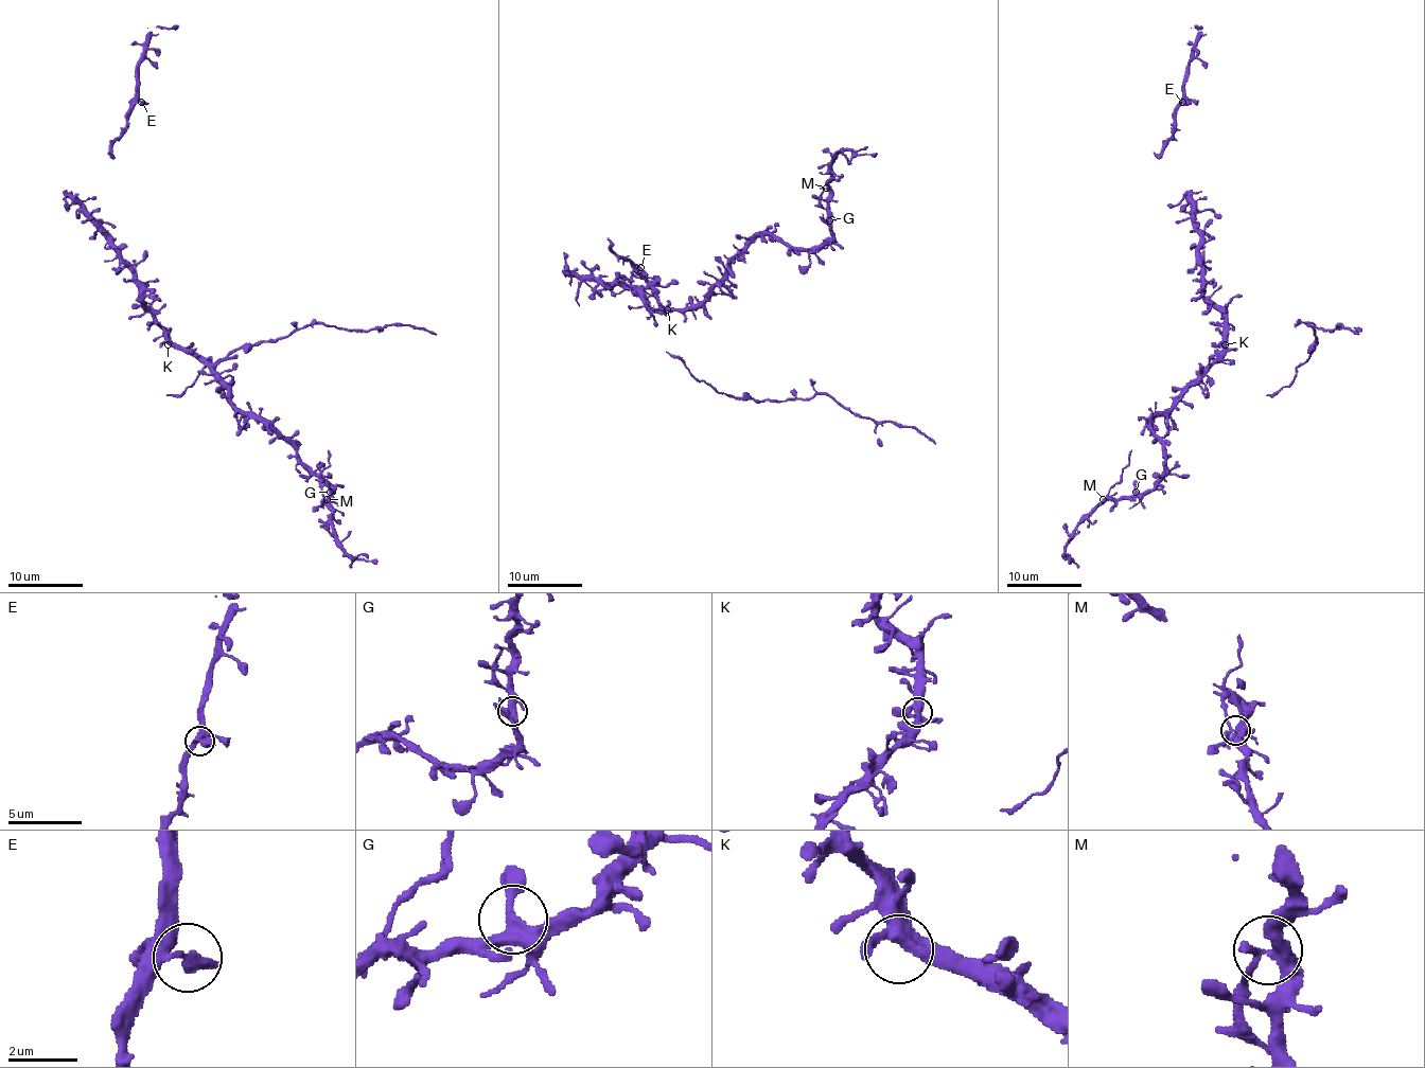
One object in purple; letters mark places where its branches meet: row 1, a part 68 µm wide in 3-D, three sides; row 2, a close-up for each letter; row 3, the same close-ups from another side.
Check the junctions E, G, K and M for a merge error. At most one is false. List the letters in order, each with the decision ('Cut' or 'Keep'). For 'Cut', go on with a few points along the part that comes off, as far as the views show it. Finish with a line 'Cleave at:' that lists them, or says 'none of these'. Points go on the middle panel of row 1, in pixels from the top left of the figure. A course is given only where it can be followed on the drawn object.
E: Keep
G: Keep
K: Keep
M: Cut. Course of the part to remove: (825, 189), (820, 206), (827, 211), (827, 216)
Cleave at: M

